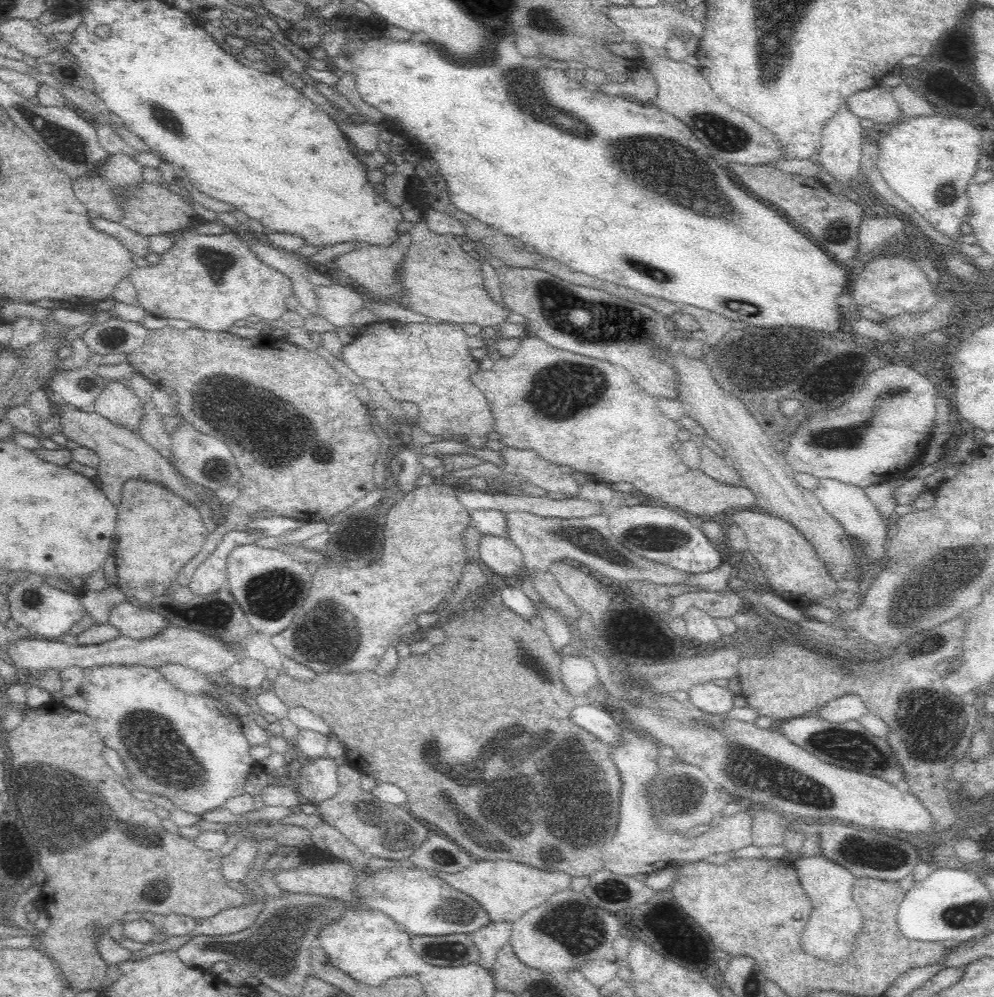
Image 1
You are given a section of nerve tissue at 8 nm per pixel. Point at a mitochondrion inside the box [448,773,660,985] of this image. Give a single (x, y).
(572, 924)

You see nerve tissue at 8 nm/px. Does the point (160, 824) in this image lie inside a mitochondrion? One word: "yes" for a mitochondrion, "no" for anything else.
no

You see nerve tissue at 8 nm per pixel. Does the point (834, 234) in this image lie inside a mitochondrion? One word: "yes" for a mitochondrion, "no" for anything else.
yes

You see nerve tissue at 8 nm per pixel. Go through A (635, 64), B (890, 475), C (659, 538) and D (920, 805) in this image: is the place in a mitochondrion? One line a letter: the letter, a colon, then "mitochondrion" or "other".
A: other
B: other
C: mitochondrion
D: other

